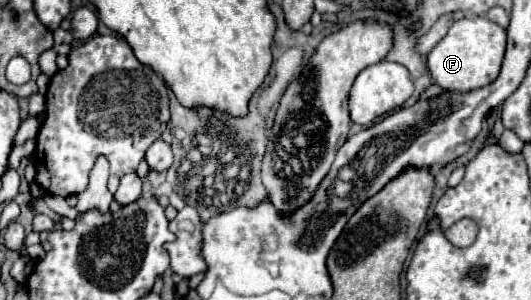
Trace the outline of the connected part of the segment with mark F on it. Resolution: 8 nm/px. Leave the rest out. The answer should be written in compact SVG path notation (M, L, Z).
M464 17L456 21L446 33L446 37L428 53L426 65L430 77L438 87L452 91L470 91L486 87L490 85L490 81L494 81L494 77L498 77L504 49L506 49L506 31L500 25L484 17L474 19Z

